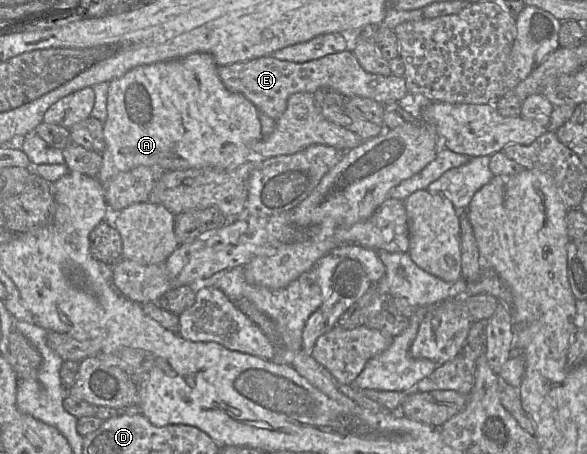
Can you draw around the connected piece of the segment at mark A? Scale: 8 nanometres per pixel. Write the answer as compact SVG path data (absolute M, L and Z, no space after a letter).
M192 53L182 58L141 65L128 71L119 79L109 82L107 98L107 119L104 124L105 150L102 155L102 168L98 174L98 181L102 187L115 175L132 170L138 166L159 166L166 172L200 168L227 169L235 168L252 157L251 144L263 138L258 109L244 95L229 91L223 84L219 73L219 66L208 53Z

